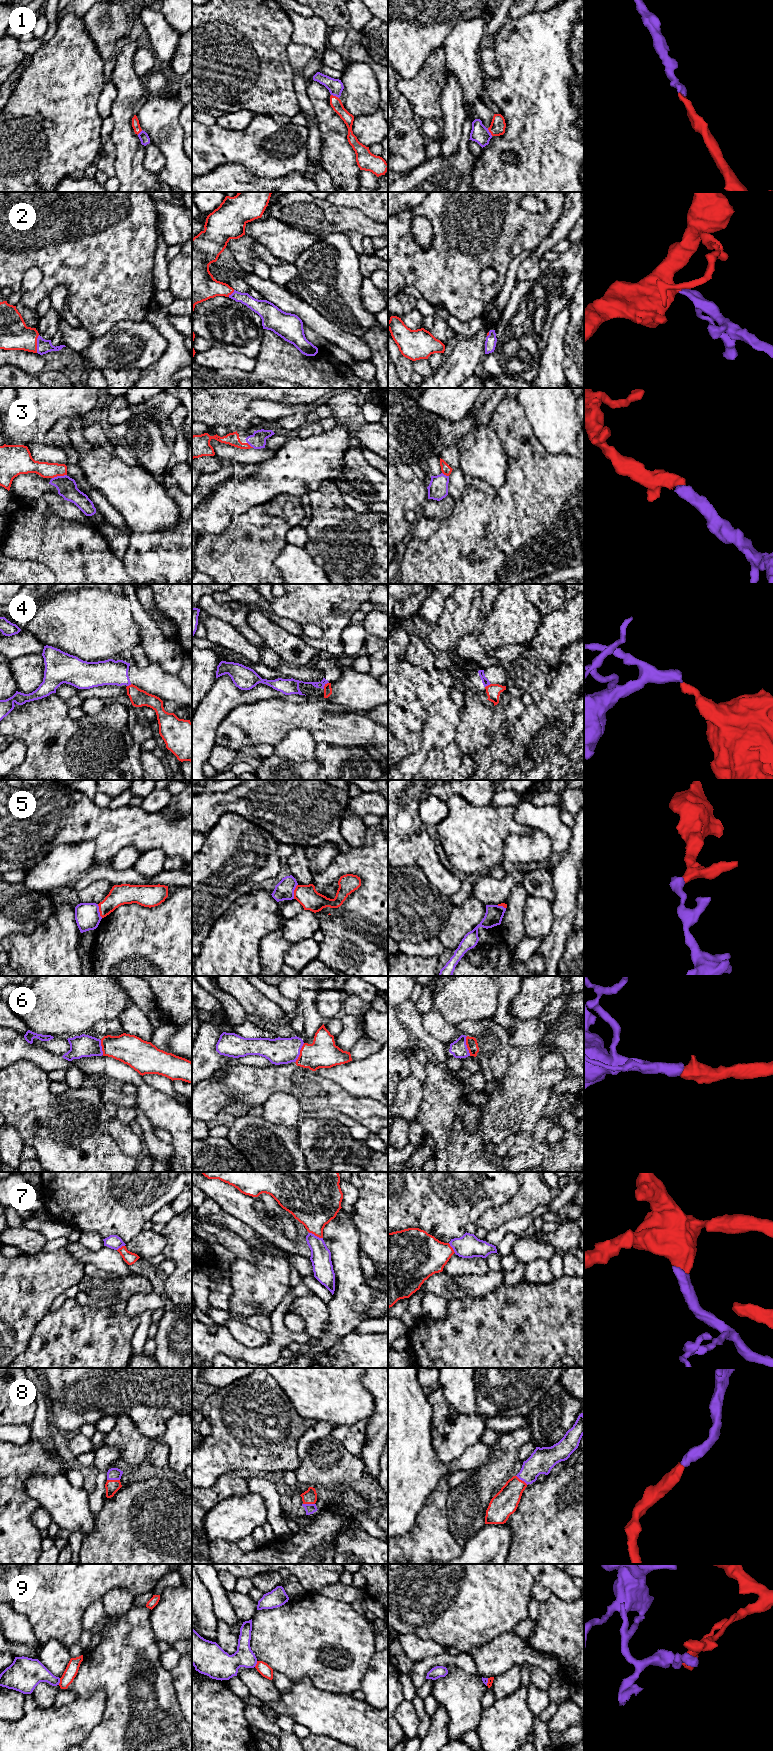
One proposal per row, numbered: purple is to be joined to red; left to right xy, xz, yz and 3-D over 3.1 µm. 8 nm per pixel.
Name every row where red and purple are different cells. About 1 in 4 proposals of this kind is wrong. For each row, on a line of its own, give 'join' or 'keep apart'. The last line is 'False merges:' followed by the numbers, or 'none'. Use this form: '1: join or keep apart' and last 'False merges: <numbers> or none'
1: join
2: join
3: join
4: keep apart
5: keep apart
6: join
7: join
8: join
9: keep apart
False merges: 4, 5, 9

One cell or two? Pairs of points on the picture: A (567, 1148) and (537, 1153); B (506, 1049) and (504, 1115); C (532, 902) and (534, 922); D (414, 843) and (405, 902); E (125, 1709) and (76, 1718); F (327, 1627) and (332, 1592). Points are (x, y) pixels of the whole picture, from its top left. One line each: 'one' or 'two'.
A: two
B: two
C: one
D: two
E: two
F: two

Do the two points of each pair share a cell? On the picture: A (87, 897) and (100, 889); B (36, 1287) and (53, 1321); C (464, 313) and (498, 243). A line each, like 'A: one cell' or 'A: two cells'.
A: one cell
B: two cells
C: one cell

